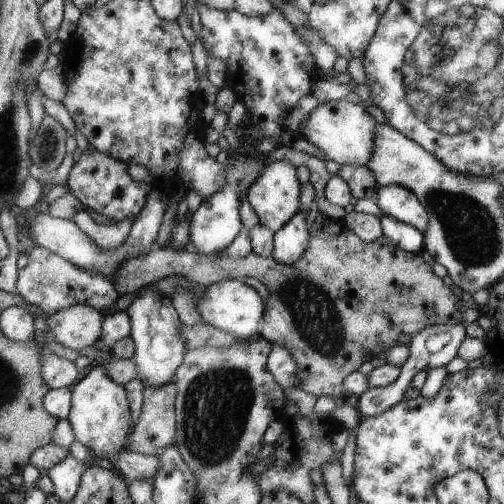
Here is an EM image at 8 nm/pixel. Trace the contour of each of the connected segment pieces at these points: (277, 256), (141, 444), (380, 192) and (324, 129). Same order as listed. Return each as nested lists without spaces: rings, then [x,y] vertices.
[[[297,211],[293,218],[274,232],[270,257],[277,262],[290,265],[306,251],[309,229],[305,226],[305,213]]]
[[[174,381],[158,387],[144,387],[141,416],[128,436],[128,450],[156,457],[166,446],[173,445],[177,427],[174,416],[176,391]]]
[[[399,185],[378,187],[372,197],[383,215],[392,216],[424,232],[428,225],[428,212],[414,192]]]
[[[335,99],[334,101],[322,102],[315,107],[300,124],[297,134],[299,138],[310,142],[325,160],[333,160],[341,165],[363,166],[370,158],[374,148],[375,119],[359,106],[345,101]]]

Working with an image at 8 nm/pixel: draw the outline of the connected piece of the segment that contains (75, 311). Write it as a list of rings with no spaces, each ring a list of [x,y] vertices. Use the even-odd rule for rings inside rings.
[[[75,305],[49,314],[48,326],[58,343],[80,351],[100,340],[105,319],[96,308]]]

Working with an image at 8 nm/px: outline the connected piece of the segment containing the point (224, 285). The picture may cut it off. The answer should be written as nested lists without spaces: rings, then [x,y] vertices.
[[[221,279],[206,286],[196,309],[203,323],[232,334],[238,339],[246,339],[255,335],[255,330],[261,324],[263,302],[249,282],[240,279]]]

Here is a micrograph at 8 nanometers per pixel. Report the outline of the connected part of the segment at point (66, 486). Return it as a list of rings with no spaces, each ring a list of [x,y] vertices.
[[[67,455],[57,466],[48,470],[54,486],[54,495],[63,502],[72,502],[81,486],[83,473],[87,470],[85,461],[77,460],[75,456]]]

